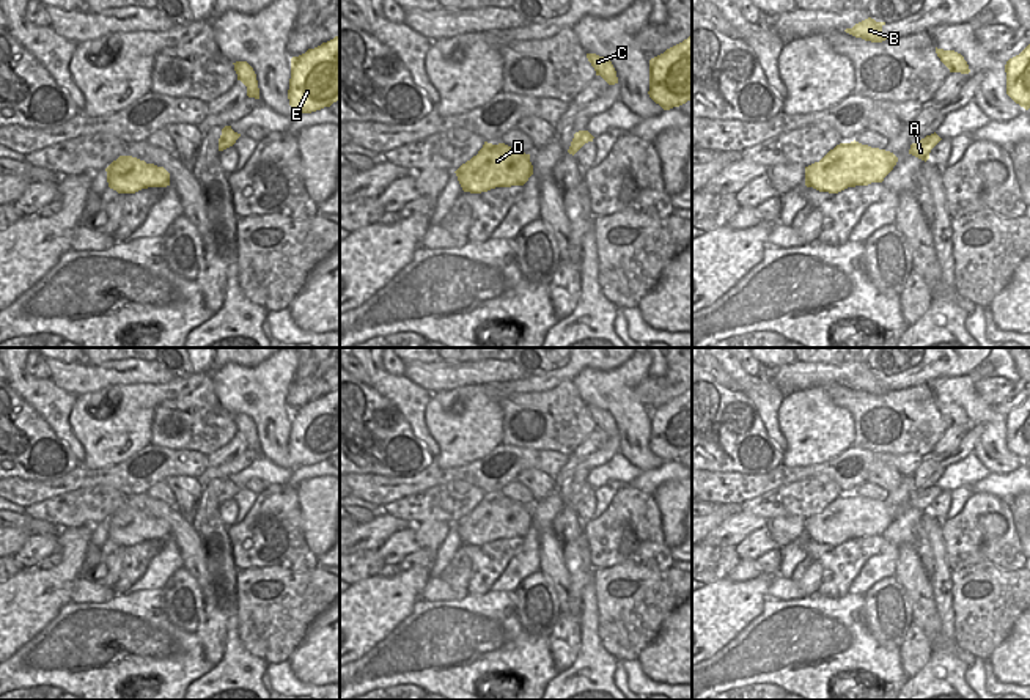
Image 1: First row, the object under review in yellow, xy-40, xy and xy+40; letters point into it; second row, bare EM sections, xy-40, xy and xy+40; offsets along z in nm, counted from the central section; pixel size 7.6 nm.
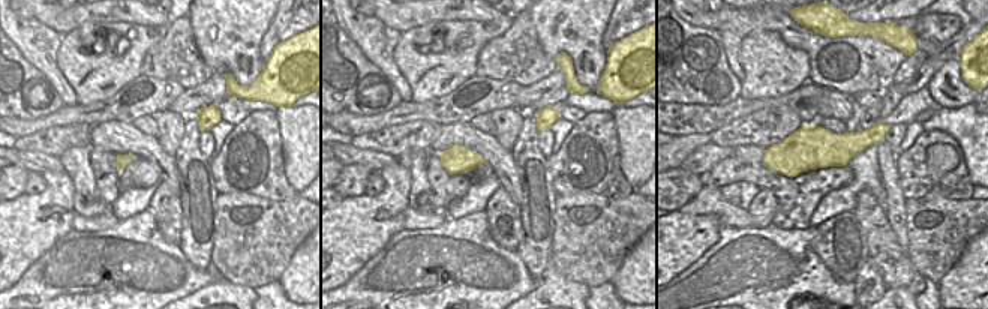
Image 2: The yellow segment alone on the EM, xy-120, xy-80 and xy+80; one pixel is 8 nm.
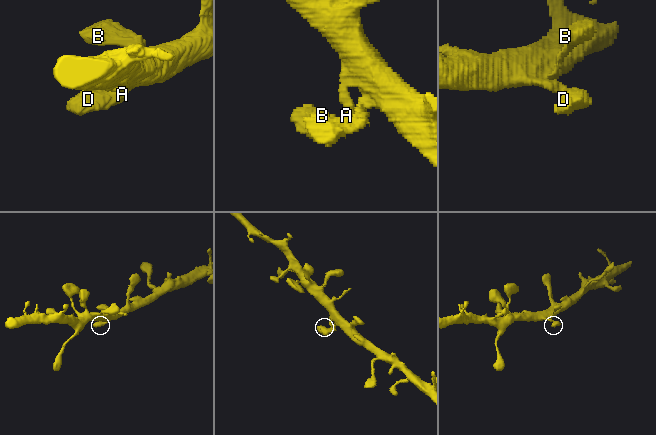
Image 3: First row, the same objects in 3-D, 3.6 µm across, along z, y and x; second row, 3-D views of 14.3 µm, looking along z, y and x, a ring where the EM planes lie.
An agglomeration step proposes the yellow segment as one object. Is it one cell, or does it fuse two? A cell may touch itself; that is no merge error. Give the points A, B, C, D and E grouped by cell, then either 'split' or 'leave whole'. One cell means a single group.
A B C D E; leave whole

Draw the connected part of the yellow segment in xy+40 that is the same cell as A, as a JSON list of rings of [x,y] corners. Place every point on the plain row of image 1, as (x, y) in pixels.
[[[934,484],[931,488],[926,488],[925,491],[915,494],[910,497],[909,507],[928,513],[931,502],[940,494],[942,491]]]

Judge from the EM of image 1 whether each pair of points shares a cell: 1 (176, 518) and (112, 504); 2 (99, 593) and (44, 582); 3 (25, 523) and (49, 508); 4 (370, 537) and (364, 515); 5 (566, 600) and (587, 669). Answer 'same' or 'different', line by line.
1: different
2: different
3: different
4: different
5: different

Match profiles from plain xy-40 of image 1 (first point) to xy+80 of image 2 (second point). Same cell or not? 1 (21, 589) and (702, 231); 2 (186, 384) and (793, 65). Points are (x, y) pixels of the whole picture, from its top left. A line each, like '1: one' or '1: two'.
1: one
2: one

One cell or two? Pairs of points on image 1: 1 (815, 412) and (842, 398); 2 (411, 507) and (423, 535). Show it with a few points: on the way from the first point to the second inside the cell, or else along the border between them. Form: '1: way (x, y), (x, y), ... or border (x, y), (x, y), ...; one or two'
1: border (820, 386), (849, 414), (854, 434); two
2: border (450, 523), (422, 521), (415, 526); two

